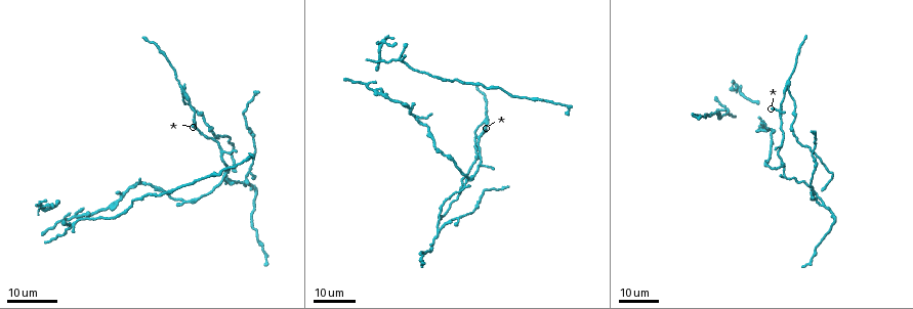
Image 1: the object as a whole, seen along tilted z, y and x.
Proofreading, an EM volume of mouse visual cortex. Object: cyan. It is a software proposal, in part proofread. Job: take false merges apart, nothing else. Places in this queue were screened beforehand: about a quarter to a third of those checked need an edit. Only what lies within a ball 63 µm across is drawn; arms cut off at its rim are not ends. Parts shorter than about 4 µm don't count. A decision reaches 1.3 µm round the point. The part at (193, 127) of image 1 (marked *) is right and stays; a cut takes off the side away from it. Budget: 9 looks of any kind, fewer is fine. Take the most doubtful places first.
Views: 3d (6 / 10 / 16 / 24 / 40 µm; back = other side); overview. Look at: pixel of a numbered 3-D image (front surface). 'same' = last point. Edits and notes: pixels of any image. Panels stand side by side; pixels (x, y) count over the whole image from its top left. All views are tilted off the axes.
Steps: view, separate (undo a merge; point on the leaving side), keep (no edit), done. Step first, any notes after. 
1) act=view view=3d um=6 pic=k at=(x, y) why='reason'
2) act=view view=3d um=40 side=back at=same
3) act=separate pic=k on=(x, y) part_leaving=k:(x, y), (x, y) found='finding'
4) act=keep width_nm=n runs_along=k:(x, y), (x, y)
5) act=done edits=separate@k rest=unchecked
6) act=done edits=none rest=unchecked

act=view view=3d um=16 pic=1 at=(196, 122) why='four-way junction'

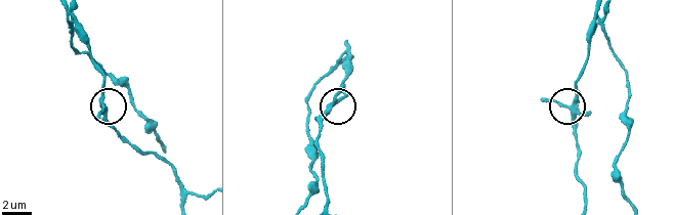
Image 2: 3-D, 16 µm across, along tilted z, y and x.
act=view view=3d um=6 pic=2 at=(104, 104) why='zoom in'

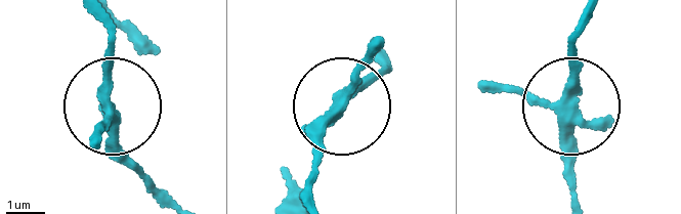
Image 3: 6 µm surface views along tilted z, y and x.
act=view view=3d um=6 side=back pic=3 at=(110, 108)

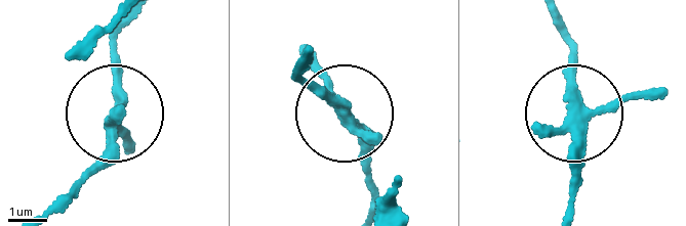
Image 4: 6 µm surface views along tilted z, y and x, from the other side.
act=keep width_nm=260 runs_along=4:(661, 97), (583, 109), (571, 44) found='one neuron here'

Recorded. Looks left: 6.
act=view view=3d um=24 pic=1 at=(401, 61) why='four arms meet'

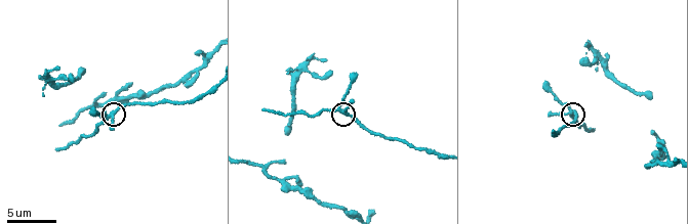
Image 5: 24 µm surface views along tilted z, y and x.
act=view view=3d um=10 pic=5 at=(109, 115)

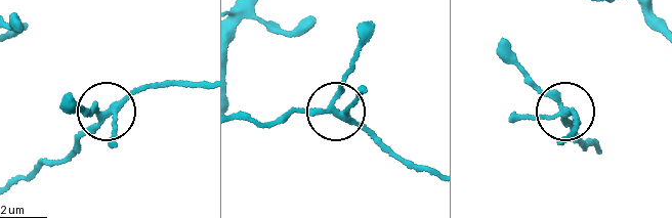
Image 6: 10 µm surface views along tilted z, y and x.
act=keep width_nm=220 found='all the same neuron'

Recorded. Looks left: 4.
act=view view=3d um=16 pic=1 at=(437, 232)

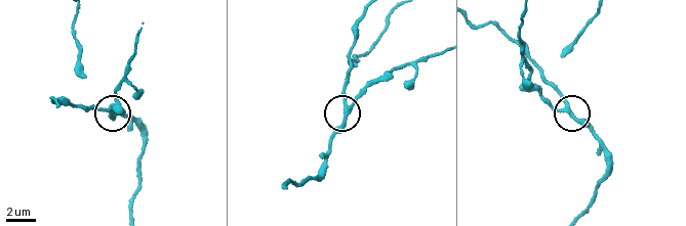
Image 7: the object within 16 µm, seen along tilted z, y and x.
act=view view=3d um=6 pic=7 at=(348, 110)

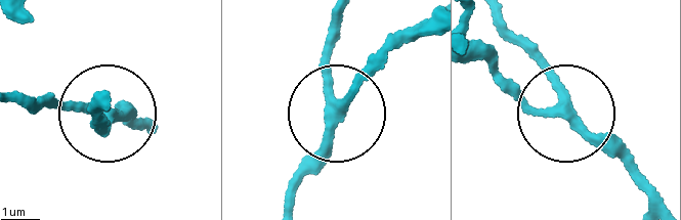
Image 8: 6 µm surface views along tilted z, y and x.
act=keep arms=3 runs_along=8:(13, 93), (114, 108), (136, 127) found='all the same neuron'

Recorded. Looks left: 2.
act=view view=3d um=16 pic=1 at=(224, 174) why='a fork'

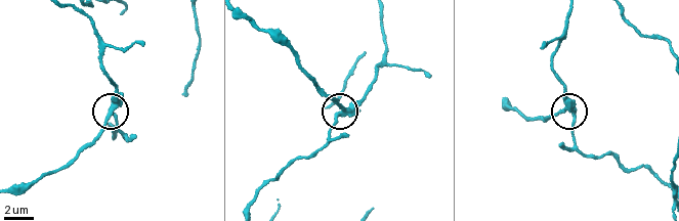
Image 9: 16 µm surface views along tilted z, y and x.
act=view view=3d um=10 pic=9 at=(340, 108)

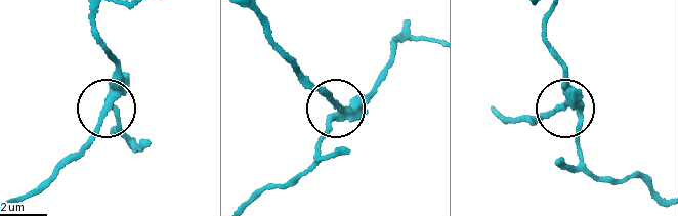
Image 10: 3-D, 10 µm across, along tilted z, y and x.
act=separate pic=10 on=(98, 118) arms=3 part_leaving=10:(119, 89), (84, 144), (12, 203) found='a second neuron is stuck on'

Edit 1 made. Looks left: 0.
act=done edits=separate@10 rest=unchecked

